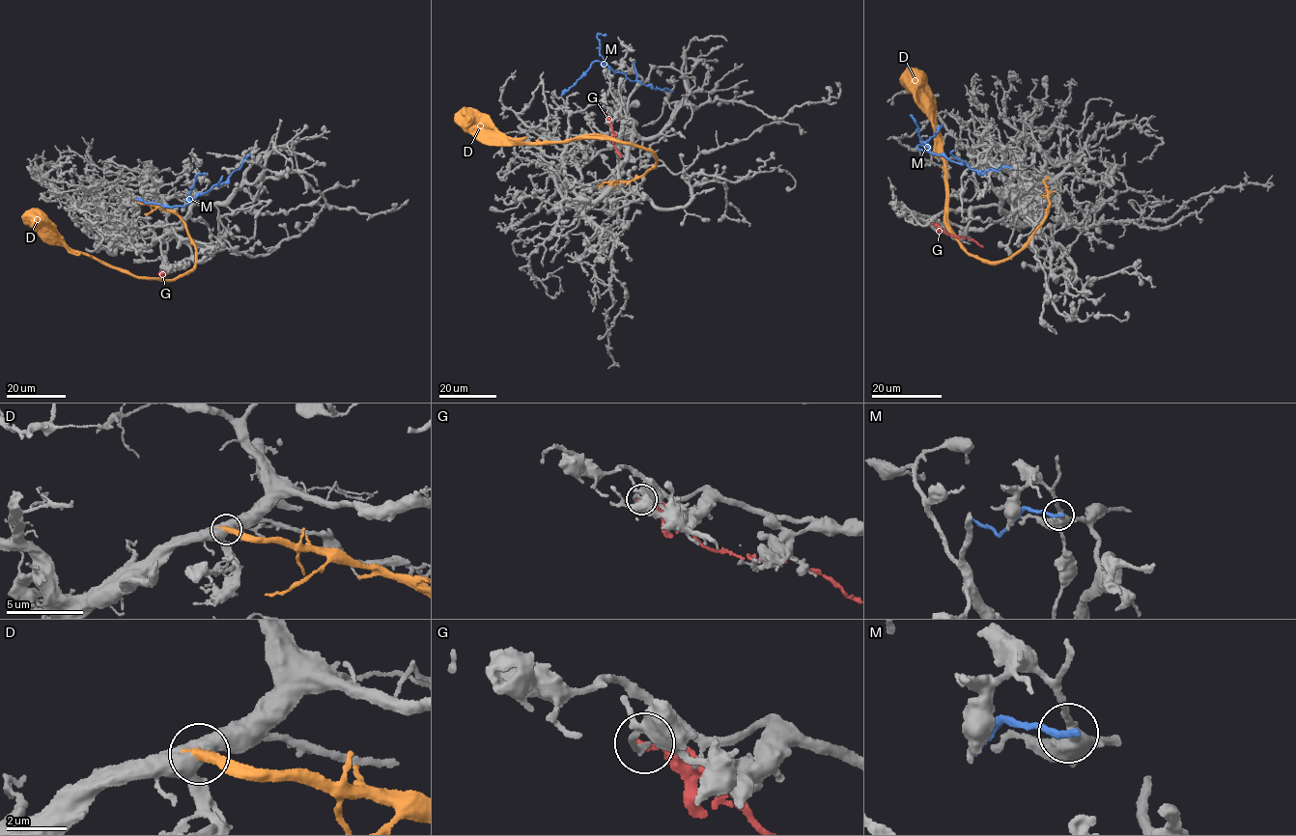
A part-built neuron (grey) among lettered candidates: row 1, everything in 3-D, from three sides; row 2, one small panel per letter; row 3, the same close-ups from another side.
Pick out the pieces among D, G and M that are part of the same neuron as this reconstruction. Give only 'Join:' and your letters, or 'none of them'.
Join: none of them

